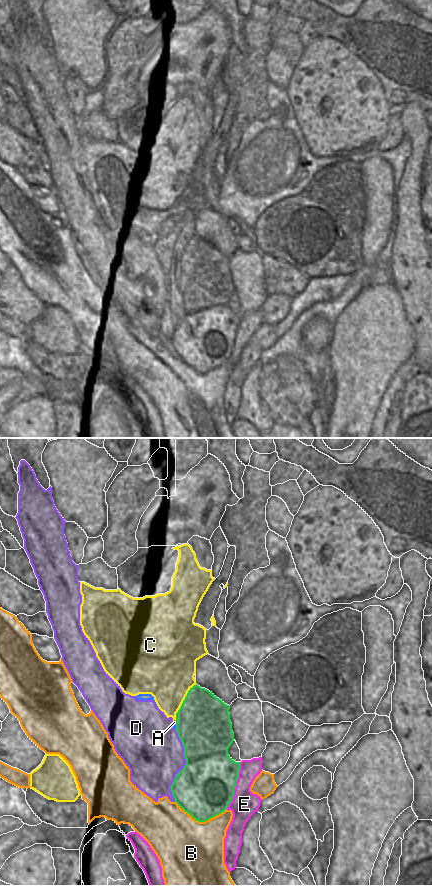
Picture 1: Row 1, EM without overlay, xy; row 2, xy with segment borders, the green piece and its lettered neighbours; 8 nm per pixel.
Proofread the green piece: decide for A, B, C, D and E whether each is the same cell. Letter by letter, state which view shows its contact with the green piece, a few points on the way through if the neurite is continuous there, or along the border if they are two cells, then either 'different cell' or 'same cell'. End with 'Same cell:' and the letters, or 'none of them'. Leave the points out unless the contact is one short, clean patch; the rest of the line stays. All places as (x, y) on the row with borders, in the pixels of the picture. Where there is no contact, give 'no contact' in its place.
A: contact in xy; border xy (174, 720), (175, 729); different cell
B: contact in xy; different cell
C: contact in xy; border xy (196, 684), (188, 691), (176, 713), (175, 720); different cell
D: contact in xy; different cell
E: contact in xy; different cell
Same cell: none of them

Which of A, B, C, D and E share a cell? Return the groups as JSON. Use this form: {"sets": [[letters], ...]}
{"sets": [["A"], ["B"], ["C"], ["D"], ["E"]]}

